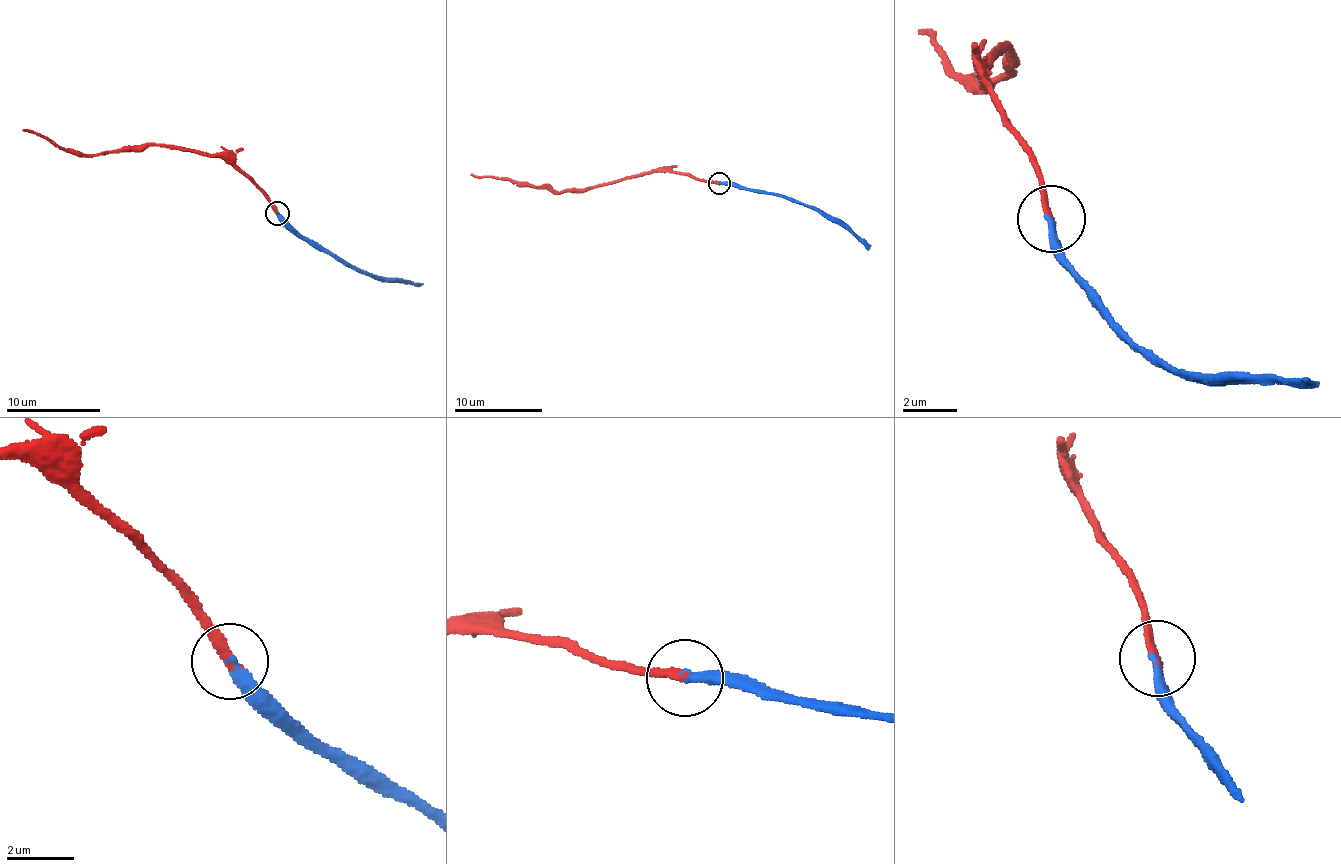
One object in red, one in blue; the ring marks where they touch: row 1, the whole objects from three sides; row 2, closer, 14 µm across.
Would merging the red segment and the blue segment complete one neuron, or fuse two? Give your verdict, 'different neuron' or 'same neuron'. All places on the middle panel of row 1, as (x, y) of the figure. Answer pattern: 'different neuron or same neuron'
same neuron

